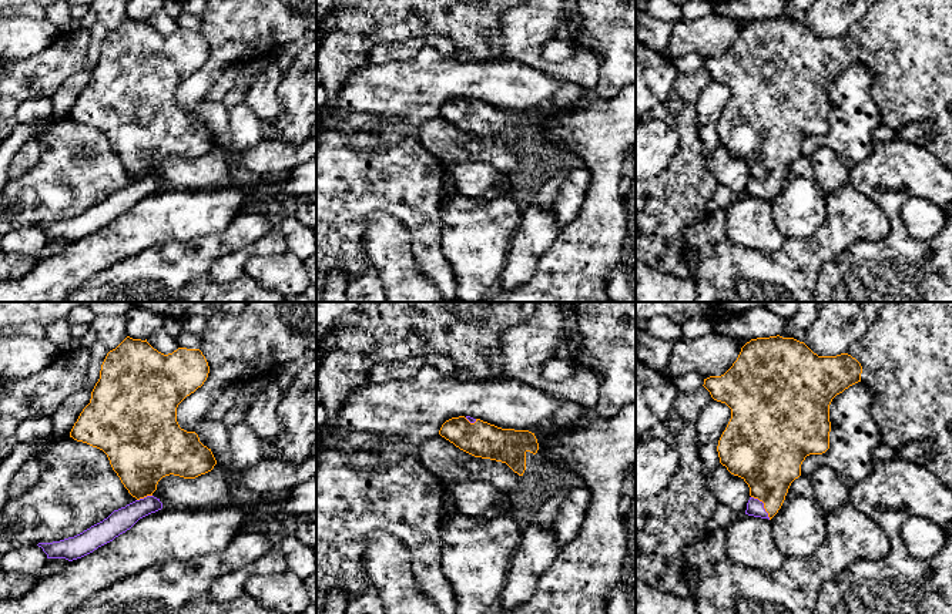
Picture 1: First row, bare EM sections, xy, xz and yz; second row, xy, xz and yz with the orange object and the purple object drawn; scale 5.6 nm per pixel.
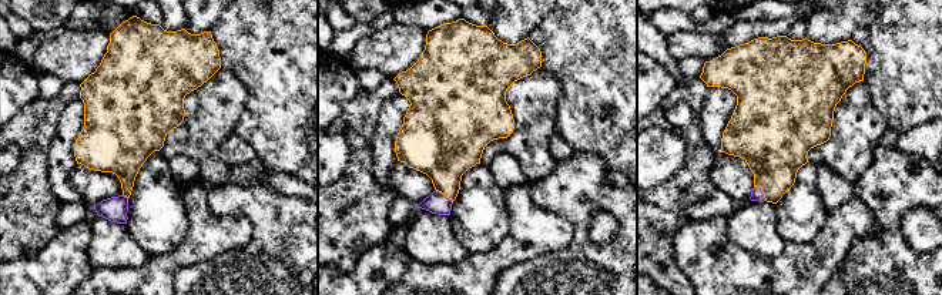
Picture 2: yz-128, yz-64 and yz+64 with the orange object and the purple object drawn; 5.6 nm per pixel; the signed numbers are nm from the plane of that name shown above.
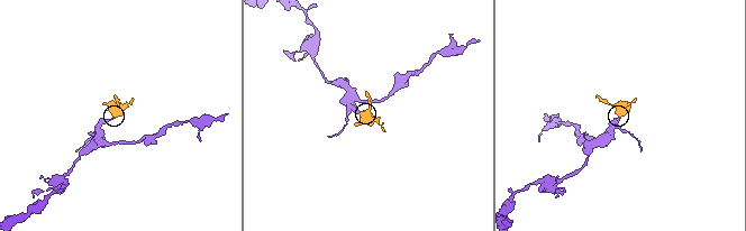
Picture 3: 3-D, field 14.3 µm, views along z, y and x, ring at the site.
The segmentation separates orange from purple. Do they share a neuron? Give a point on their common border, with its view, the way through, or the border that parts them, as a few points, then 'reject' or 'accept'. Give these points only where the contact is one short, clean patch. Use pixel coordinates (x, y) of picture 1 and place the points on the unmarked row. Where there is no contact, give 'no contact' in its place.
meets orange in yz at (764, 187); runs through yz (768, 143), (768, 168), (764, 187), (754, 188); accept

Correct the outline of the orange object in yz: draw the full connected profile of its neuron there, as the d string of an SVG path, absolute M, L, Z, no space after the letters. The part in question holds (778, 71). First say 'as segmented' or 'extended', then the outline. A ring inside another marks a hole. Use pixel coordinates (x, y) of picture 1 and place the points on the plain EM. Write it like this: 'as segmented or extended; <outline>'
extended; M777 16L751 20L724 56L704 60L703 67L711 78L731 90L731 100L718 121L717 132L720 144L750 168L745 195L771 201L778 194L791 164L801 157L805 138L829 130L829 85L837 76L861 63L861 54L861 44L848 34L818 37L804 23Z

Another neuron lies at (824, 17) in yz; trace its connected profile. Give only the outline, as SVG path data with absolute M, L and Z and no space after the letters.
M815 0L804 11L804 24L818 37L847 34L876 0Z

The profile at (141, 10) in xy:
M125 0L125 13L133 20L145 21L160 11L162 6L164 0Z

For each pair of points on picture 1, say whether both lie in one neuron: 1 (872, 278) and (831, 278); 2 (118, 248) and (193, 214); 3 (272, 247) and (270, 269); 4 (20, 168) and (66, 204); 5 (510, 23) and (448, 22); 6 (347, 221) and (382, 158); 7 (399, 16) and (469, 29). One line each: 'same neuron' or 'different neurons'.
1: same neuron
2: same neuron
3: different neurons
4: different neurons
5: different neurons
6: same neuron
7: same neuron

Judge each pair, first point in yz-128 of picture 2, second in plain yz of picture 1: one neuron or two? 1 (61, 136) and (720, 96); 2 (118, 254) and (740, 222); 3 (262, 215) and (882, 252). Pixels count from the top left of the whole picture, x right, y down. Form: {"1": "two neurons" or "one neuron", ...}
{"1": "one neuron", "2": "one neuron", "3": "one neuron"}

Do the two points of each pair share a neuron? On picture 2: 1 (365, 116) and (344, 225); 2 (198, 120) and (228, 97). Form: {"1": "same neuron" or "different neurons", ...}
{"1": "same neuron", "2": "same neuron"}

